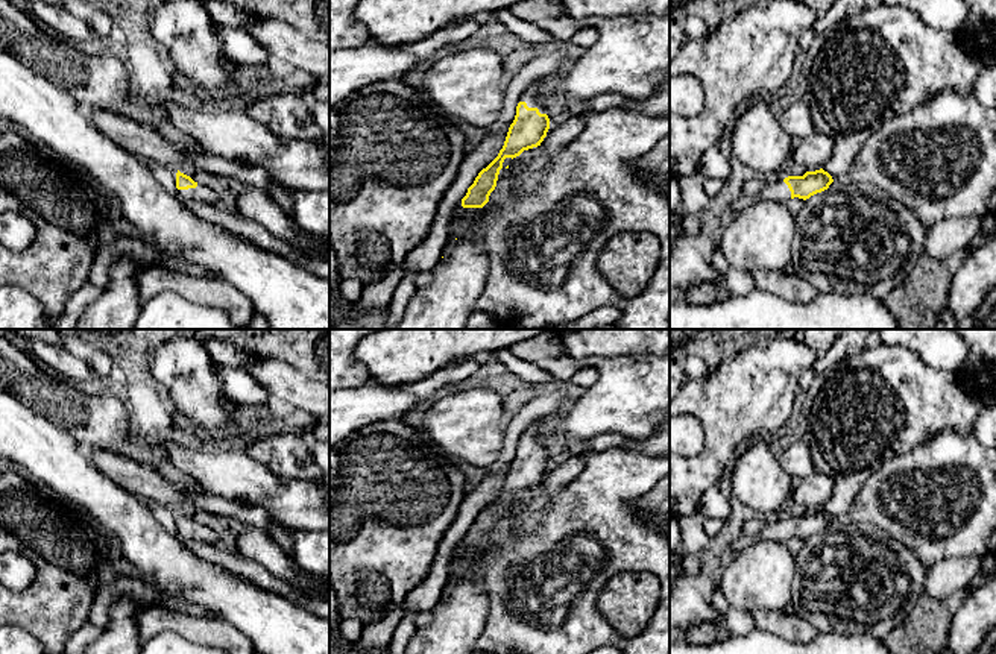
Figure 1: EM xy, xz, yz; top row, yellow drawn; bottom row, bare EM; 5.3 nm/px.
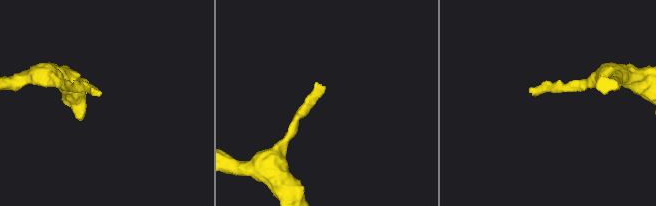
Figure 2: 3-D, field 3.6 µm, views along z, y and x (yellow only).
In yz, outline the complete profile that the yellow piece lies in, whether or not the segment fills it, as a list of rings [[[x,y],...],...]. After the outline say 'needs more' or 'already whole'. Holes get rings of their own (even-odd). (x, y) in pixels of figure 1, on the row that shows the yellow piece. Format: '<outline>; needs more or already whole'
[[[823,168],[815,171],[806,171],[803,176],[788,176],[783,181],[770,181],[756,196],[741,196],[730,203],[727,215],[729,220],[741,209],[749,208],[759,200],[776,200],[786,203],[790,199],[809,199],[811,196],[821,193],[829,188],[834,182],[832,176]]]; needs more

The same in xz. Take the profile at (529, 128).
[[[548,77],[536,79],[521,96],[516,115],[509,127],[506,141],[498,156],[483,168],[462,199],[463,208],[483,208],[496,187],[500,170],[506,158],[516,158],[524,150],[541,146],[550,129],[545,83]]]; needs more

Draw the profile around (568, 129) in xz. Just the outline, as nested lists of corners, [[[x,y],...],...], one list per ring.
[[[588,112],[563,118],[557,126],[548,129],[542,141],[544,150],[559,150],[572,143],[585,129]]]

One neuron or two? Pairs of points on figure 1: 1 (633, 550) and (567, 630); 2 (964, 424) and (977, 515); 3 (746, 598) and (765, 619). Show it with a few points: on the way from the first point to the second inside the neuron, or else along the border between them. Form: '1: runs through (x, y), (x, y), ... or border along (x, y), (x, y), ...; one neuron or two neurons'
1: runs through (612, 566), (574, 609); one neuron
2: border along (972, 433), (942, 428), (931, 437); two neurons
3: border along (782, 609), (755, 609), (752, 612); two neurons

